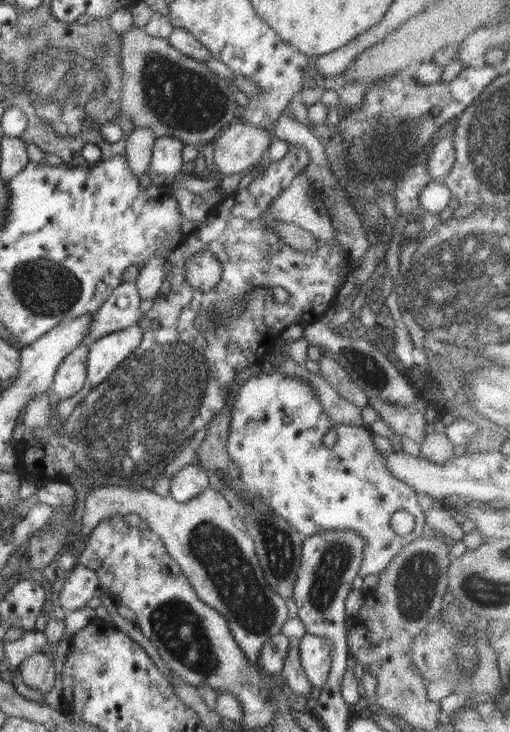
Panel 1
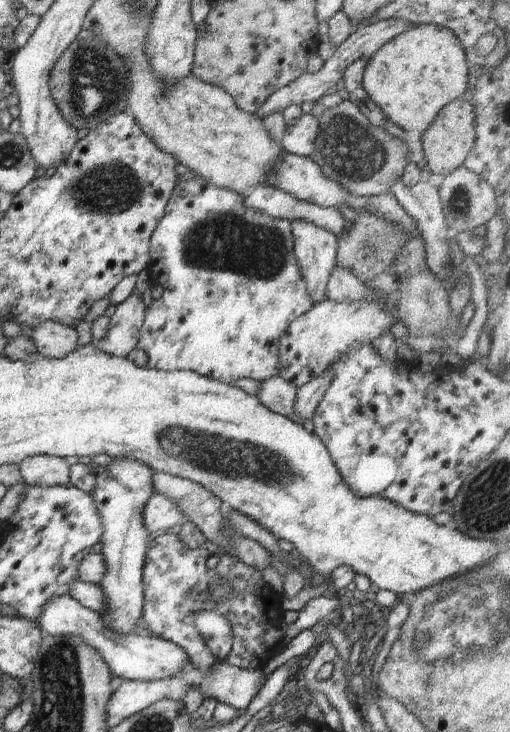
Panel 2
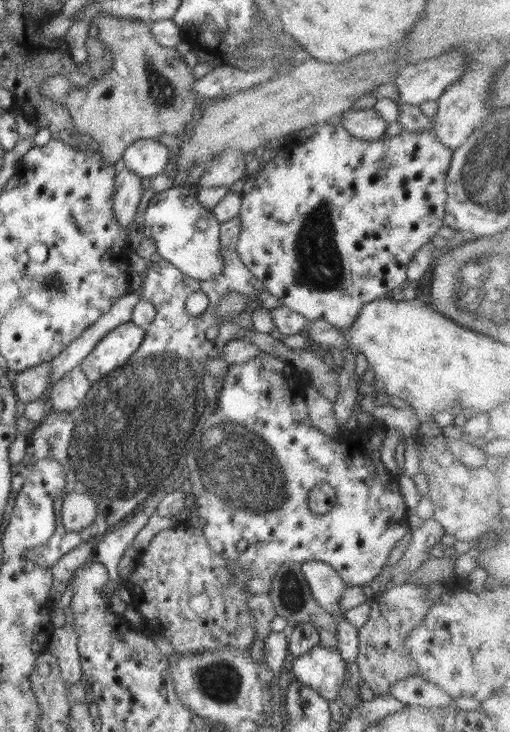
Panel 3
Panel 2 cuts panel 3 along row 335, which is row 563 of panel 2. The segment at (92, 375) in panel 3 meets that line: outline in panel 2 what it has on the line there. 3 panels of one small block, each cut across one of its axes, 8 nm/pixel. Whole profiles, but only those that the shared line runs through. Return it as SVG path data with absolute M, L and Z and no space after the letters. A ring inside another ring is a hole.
M113 459L109 466L94 463L69 466L69 485L90 494L97 503L104 533L100 538L106 569L104 579L98 584L105 595L104 623L114 632L124 635L136 633L135 627L144 617L143 569L150 533L143 524L143 507L153 495L153 470L142 462Z

